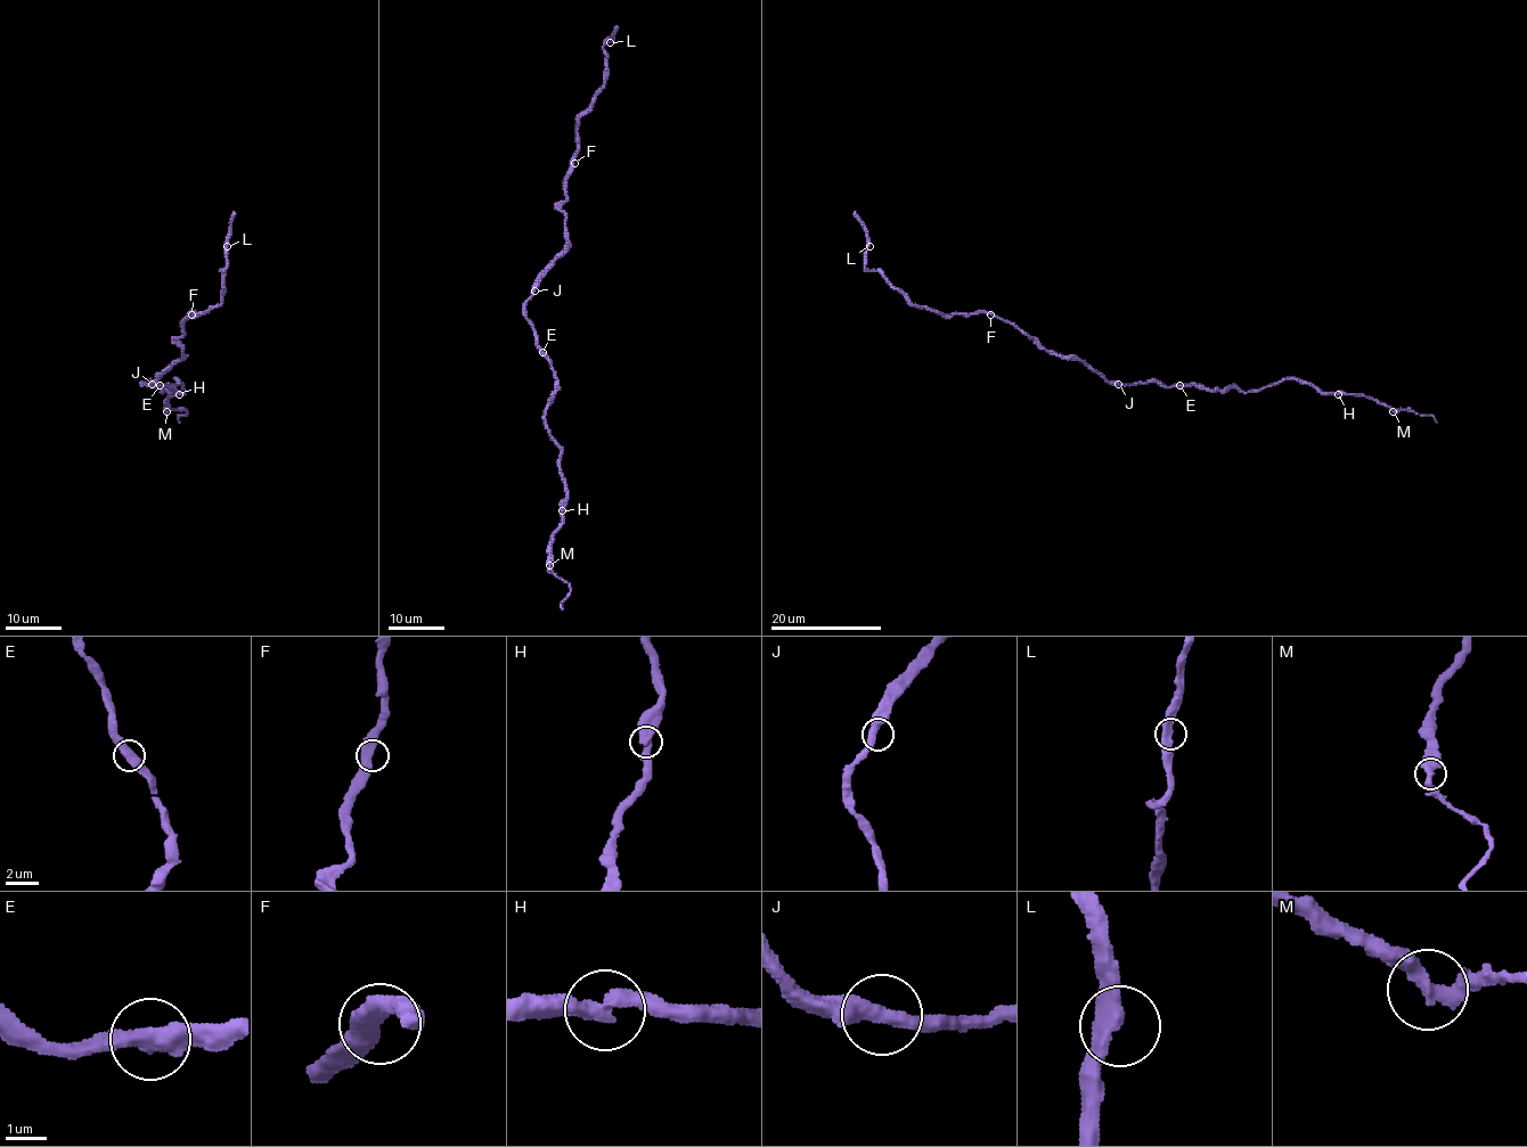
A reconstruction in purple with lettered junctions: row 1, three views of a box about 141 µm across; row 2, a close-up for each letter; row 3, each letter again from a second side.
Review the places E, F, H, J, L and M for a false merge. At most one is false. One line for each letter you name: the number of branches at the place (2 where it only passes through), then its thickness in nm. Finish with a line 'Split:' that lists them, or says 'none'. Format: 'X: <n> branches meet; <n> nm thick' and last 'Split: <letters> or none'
M: 2 branches meet; 440 nm thick
Split: M

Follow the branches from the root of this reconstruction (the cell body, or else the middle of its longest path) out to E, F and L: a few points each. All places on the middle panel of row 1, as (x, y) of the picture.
E: (532, 289), (532, 296), (525, 303), (527, 320), (541, 352)
F: (532, 289), (537, 277), (565, 244), (565, 213), (562, 203), (565, 199), (565, 178), (574, 163)
L: (532, 289), (565, 244), (562, 203), (576, 158), (577, 123), (603, 83), (603, 42), (610, 42)

